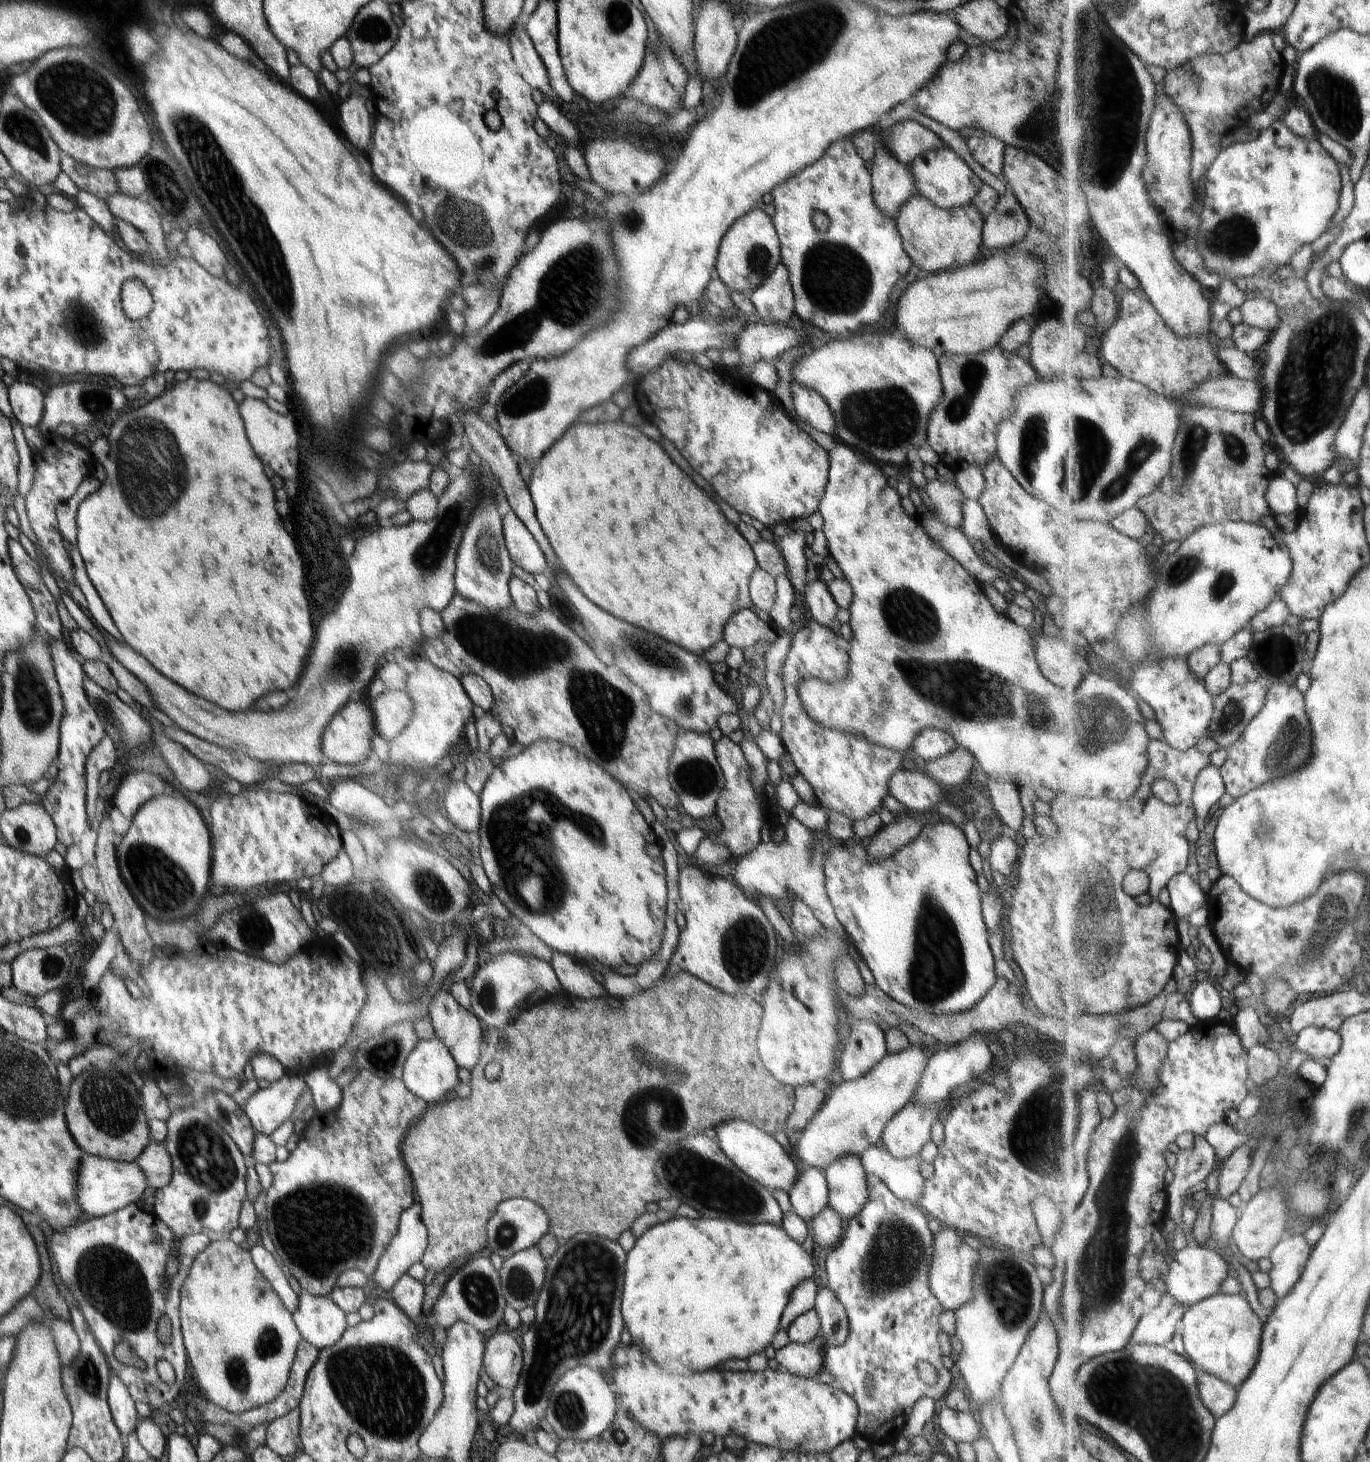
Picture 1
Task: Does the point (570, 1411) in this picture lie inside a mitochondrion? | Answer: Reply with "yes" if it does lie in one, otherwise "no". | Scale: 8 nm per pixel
yes

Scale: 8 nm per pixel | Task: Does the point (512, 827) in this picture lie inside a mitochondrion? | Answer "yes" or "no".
yes

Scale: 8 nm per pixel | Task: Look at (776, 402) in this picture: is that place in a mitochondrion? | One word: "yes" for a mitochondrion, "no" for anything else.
no

